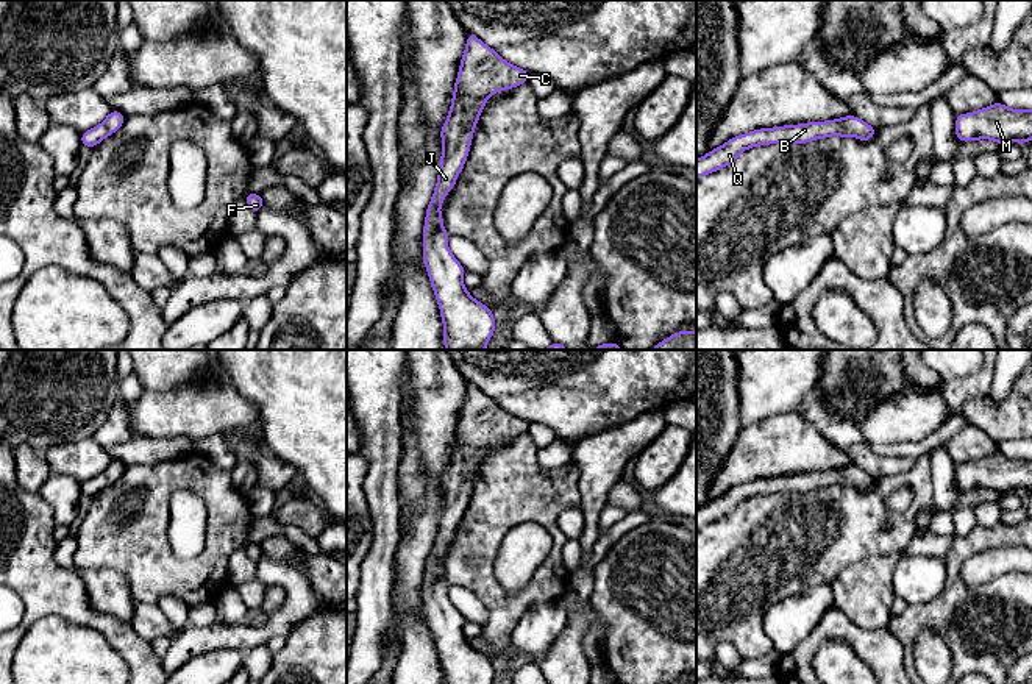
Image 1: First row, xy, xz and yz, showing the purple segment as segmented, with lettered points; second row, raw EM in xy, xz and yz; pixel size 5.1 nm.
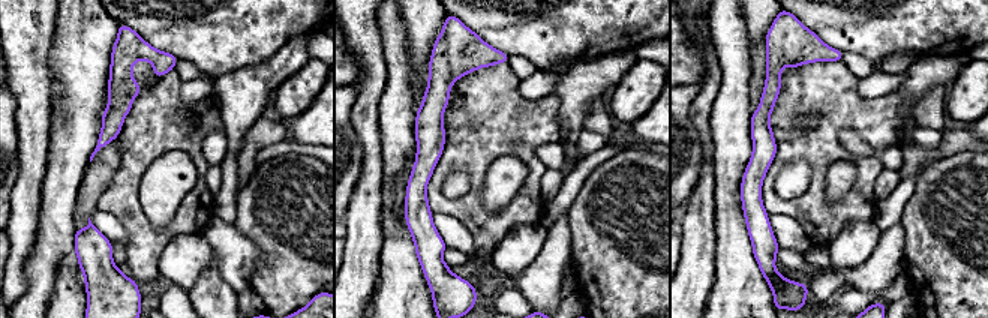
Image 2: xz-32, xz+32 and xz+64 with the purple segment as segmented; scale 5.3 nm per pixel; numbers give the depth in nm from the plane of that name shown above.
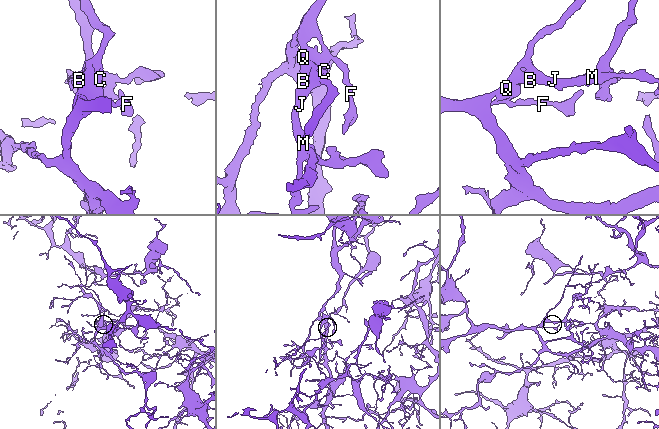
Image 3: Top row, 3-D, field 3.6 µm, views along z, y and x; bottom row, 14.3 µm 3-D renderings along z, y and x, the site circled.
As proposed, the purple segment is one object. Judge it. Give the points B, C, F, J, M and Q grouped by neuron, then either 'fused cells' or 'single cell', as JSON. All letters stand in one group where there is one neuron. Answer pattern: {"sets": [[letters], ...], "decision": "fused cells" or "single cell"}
{"sets": [["B", "C", "F", "J", "M", "Q"]], "decision": "single cell"}

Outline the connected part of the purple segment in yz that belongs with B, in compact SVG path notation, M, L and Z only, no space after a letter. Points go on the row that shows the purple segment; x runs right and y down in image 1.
M846 116L826 122L809 122L799 125L754 130L729 139L721 147L710 150L707 155L696 159L696 178L729 166L742 151L757 145L787 142L807 144L810 141L829 136L852 136L867 142L874 136L876 130L877 128L867 125L856 116Z

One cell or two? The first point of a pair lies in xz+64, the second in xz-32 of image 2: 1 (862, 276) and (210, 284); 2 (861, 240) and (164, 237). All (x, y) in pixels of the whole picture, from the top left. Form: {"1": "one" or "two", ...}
{"1": "one", "2": "two"}

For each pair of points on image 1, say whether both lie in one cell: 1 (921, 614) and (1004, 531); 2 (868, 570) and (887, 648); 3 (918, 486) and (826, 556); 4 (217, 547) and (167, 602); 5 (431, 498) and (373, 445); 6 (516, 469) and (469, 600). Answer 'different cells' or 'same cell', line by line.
1: same cell
2: different cells
3: same cell
4: different cells
5: different cells
6: different cells

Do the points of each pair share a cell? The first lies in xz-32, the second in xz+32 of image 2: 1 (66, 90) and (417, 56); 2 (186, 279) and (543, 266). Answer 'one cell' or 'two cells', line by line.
1: one cell
2: two cells

